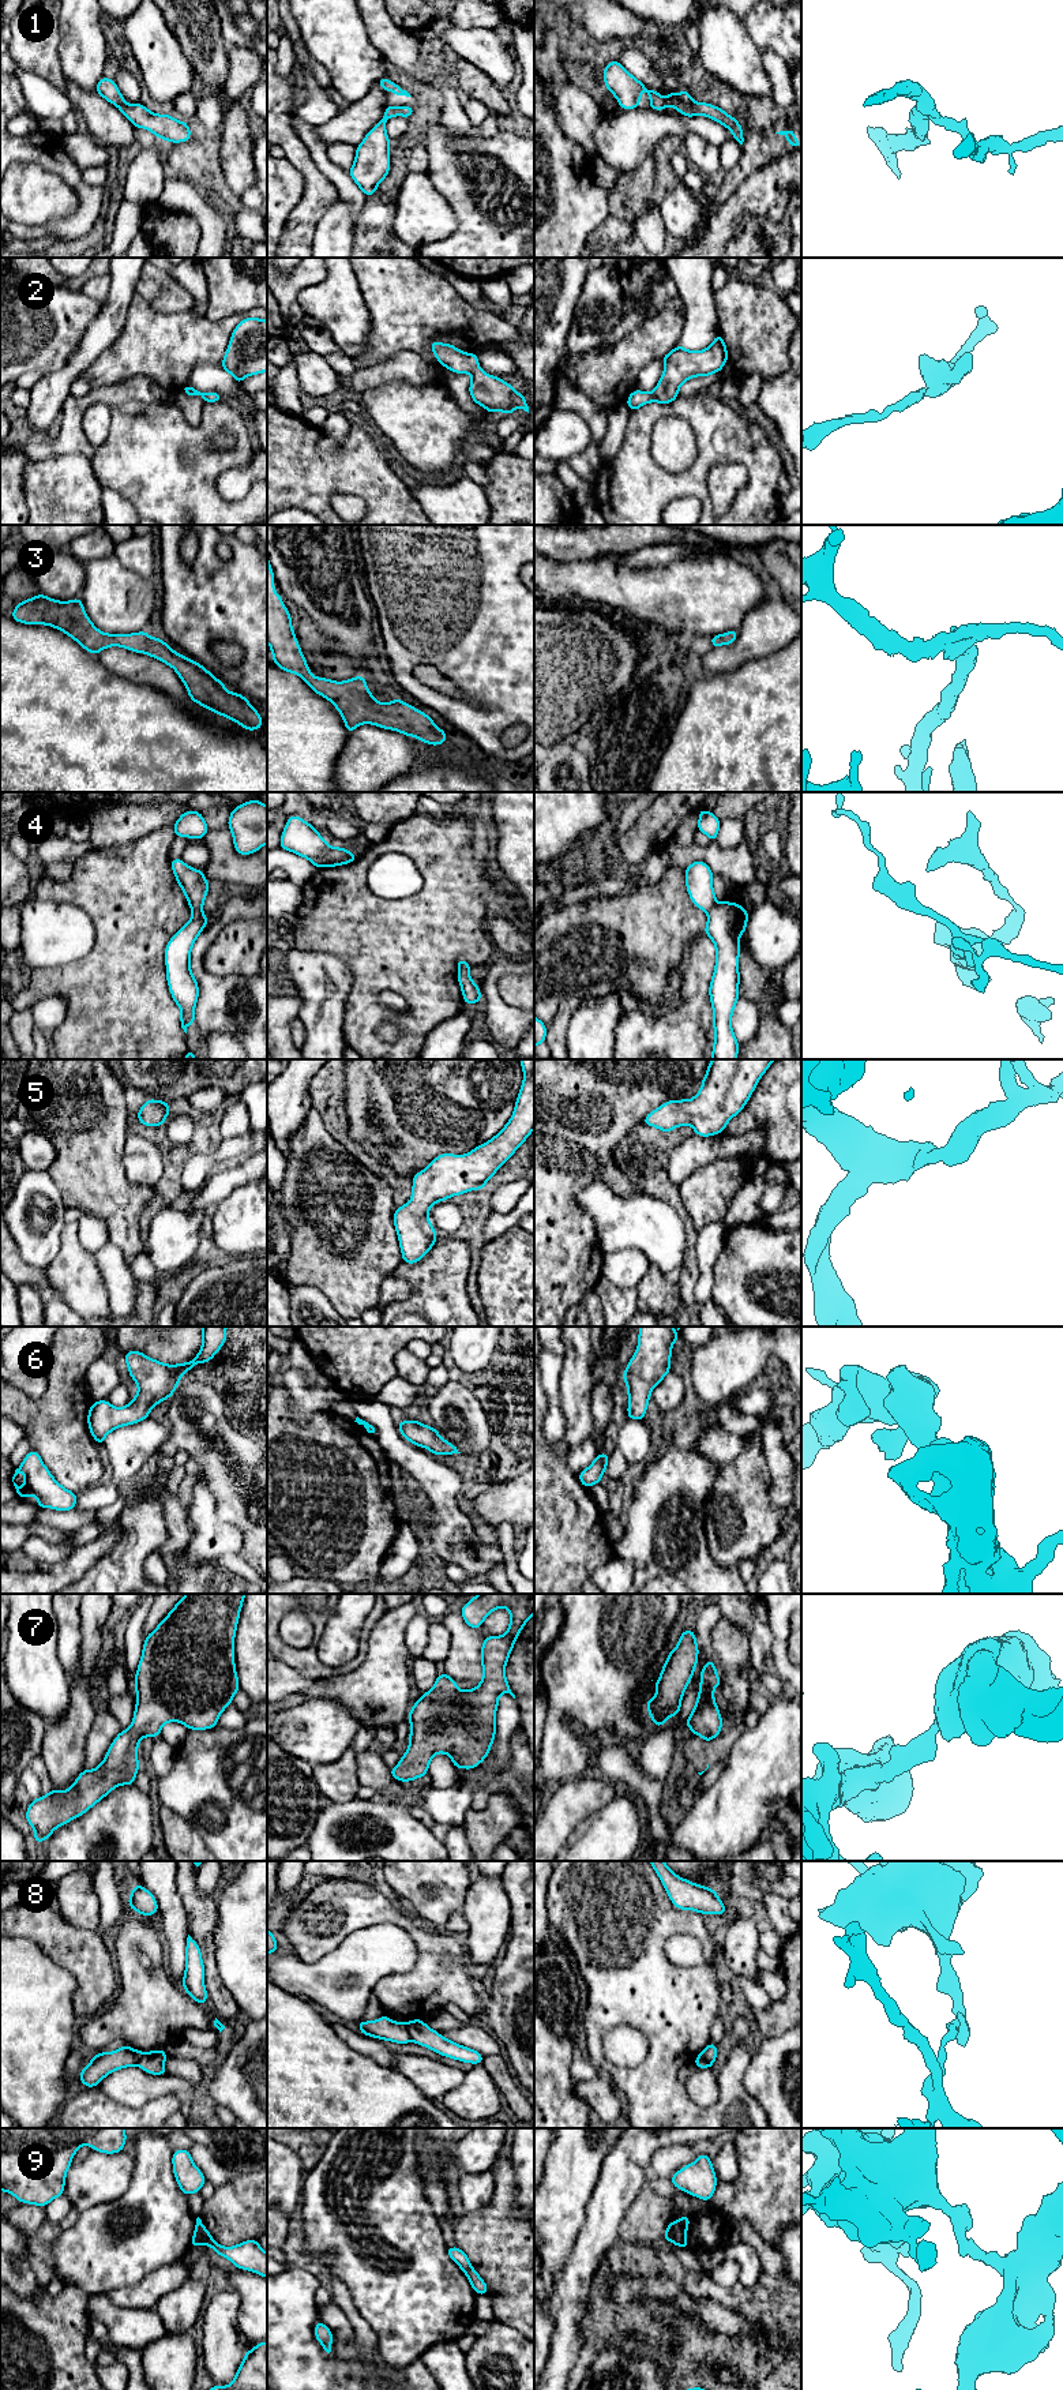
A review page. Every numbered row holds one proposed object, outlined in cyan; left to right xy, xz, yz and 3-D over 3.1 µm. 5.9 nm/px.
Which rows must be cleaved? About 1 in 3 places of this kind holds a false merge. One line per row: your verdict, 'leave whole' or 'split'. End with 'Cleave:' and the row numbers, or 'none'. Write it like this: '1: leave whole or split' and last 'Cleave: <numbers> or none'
1: leave whole
2: leave whole
3: leave whole
4: split
5: leave whole
6: leave whole
7: leave whole
8: split
9: split
Cleave: 4, 8, 9

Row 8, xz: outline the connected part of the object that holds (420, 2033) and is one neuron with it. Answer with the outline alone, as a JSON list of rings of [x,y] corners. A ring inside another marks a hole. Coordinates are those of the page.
[[[413,2019],[406,2022],[406,2029],[413,2042],[432,2049],[444,2057],[451,2057],[454,2060],[472,2064],[481,2064],[484,2060],[481,2053],[447,2040],[436,2030],[428,2027],[422,2019]]]

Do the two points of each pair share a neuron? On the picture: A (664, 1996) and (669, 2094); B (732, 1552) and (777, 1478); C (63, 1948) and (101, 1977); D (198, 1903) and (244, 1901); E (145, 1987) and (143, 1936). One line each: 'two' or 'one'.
A: one
B: two
C: one
D: two
E: one

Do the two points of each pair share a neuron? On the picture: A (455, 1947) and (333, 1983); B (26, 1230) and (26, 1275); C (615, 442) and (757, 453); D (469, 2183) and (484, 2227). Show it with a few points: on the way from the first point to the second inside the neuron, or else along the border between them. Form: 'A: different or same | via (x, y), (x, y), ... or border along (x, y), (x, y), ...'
A: different | border along (402, 1929), (414, 1944), (417, 1961), (390, 1977)
B: different | border along (14, 1239), (19, 1254), (30, 1265), (44, 1269)
C: different | border along (631, 412), (618, 453), (611, 460), (603, 462)
D: different | border along (494, 2180), (492, 2199), (485, 2206), (466, 2213)

